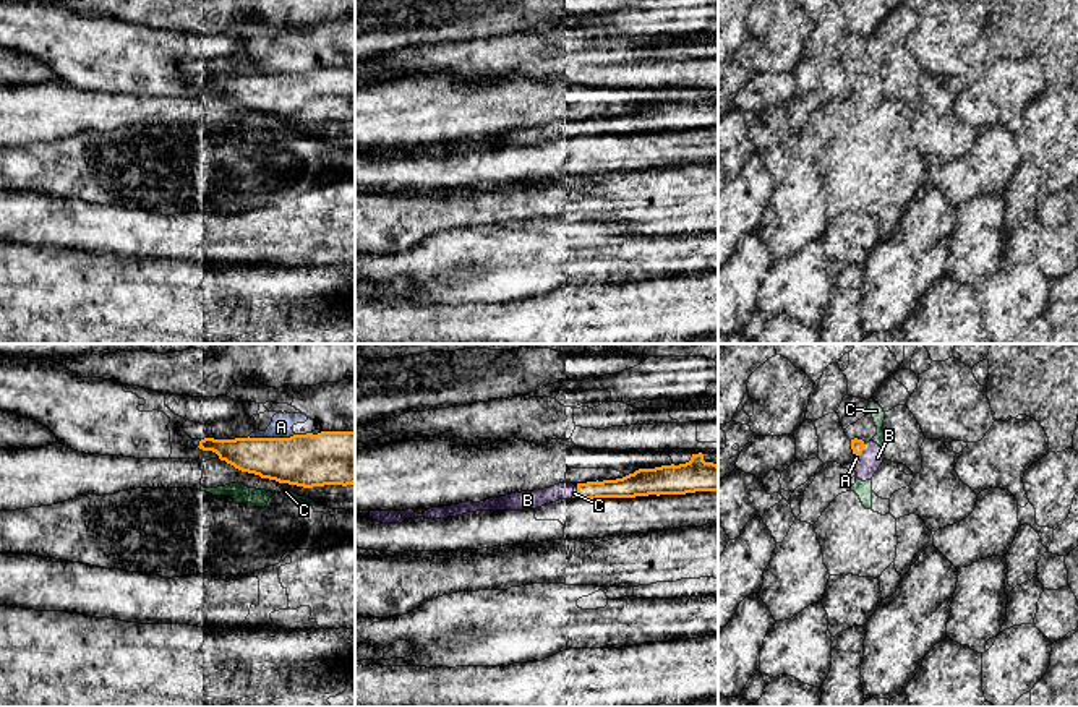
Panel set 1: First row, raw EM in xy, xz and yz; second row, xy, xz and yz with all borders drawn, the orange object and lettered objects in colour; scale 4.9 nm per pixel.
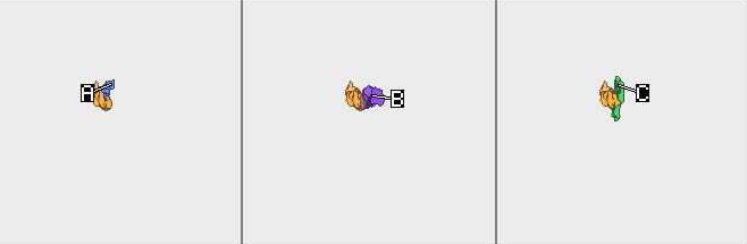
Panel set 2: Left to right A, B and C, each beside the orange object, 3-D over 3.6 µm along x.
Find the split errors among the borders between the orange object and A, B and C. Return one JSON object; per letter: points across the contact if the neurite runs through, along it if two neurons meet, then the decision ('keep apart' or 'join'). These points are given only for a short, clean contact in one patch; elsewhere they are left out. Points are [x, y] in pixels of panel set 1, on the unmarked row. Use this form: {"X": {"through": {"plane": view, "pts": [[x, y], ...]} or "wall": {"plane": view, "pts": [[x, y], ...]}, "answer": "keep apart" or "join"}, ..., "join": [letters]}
{"A": {"answer": "keep apart"}, "B": {"answer": "join"}, "C": {"answer": "keep apart"}, "join": ["B"]}

